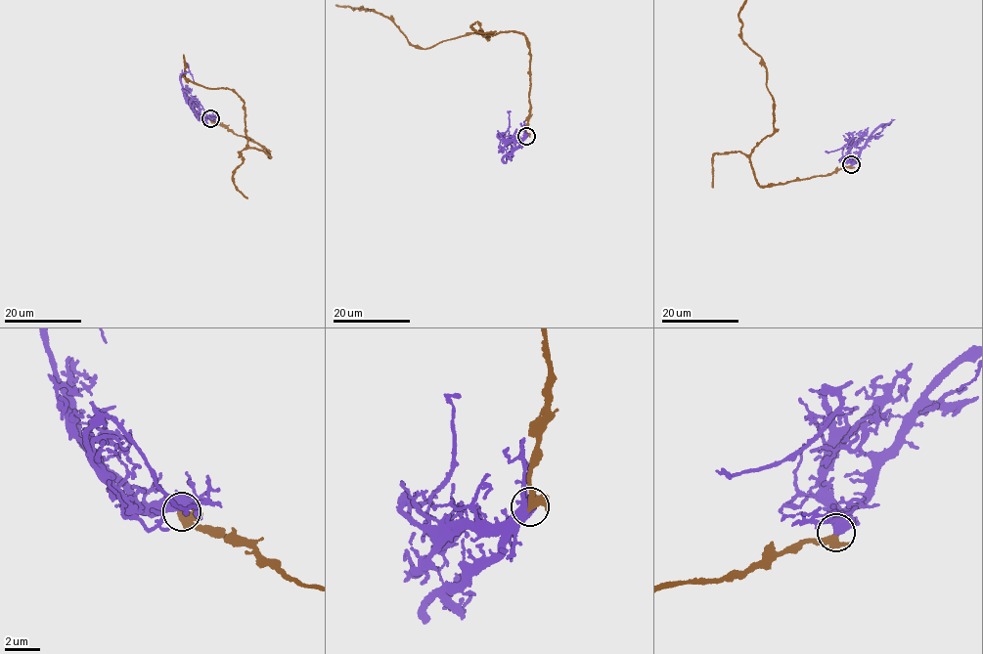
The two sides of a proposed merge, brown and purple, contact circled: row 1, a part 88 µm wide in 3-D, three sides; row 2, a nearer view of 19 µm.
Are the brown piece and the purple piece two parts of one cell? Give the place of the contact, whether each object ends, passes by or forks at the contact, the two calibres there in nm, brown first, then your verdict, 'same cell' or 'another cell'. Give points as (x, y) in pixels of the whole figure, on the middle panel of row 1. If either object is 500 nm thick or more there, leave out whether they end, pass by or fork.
place (526, 136); calibres 400 and 550 nm; another cell

